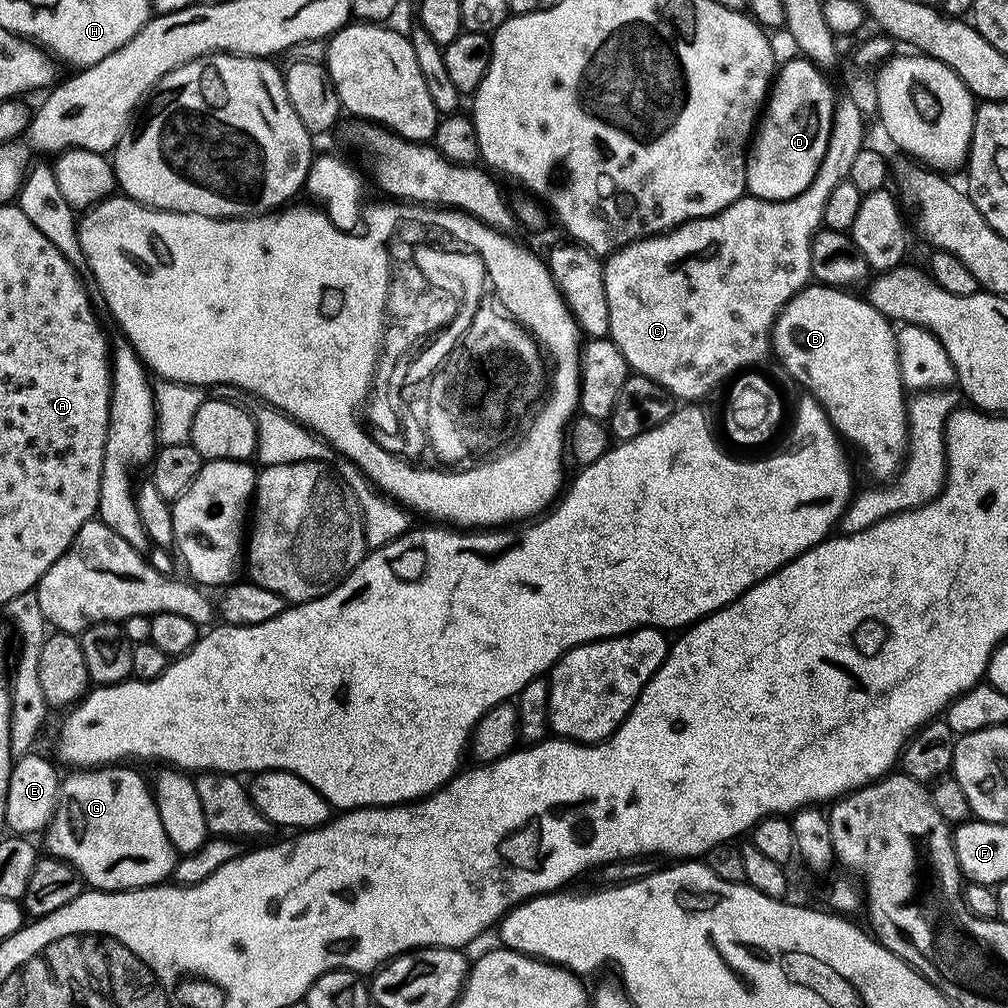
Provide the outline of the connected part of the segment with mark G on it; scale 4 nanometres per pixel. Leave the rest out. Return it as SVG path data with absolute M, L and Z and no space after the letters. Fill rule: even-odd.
M113 766L96 770L91 774L72 774L62 784L62 807L57 811L50 831L47 833L48 848L53 857L67 860L80 871L85 885L97 892L139 892L142 888L163 885L176 868L178 853L159 817L156 798L147 784L128 766Z

